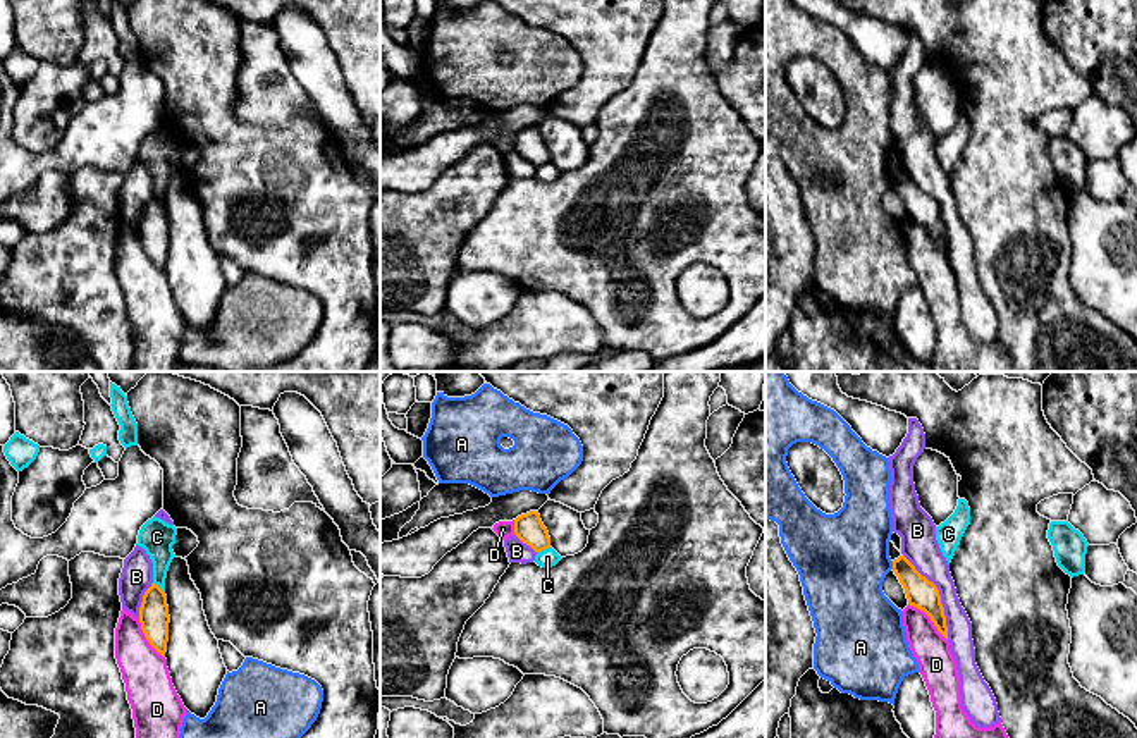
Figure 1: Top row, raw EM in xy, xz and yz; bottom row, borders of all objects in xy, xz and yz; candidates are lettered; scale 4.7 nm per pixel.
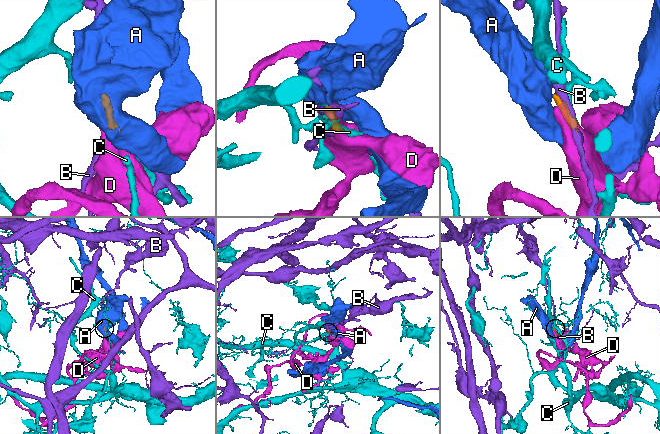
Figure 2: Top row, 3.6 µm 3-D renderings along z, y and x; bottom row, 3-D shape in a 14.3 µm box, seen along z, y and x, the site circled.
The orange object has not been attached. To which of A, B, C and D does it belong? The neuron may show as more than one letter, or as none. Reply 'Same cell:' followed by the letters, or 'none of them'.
Same cell: D

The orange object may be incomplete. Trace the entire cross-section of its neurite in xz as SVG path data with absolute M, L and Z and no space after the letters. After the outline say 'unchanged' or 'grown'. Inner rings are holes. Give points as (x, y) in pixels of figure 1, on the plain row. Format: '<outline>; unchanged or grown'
M530 126L513 136L499 136L492 143L502 155L516 150L523 158L530 160L535 167L550 162L550 151L544 141L538 126Z; grown

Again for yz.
M905 170L893 175L893 186L908 213L908 220L901 225L907 256L919 277L919 287L936 325L936 349L931 368L934 372L1017 372L1001 335L993 342L979 342L962 322L960 291L950 265L946 231L937 201L922 191Z; grown

